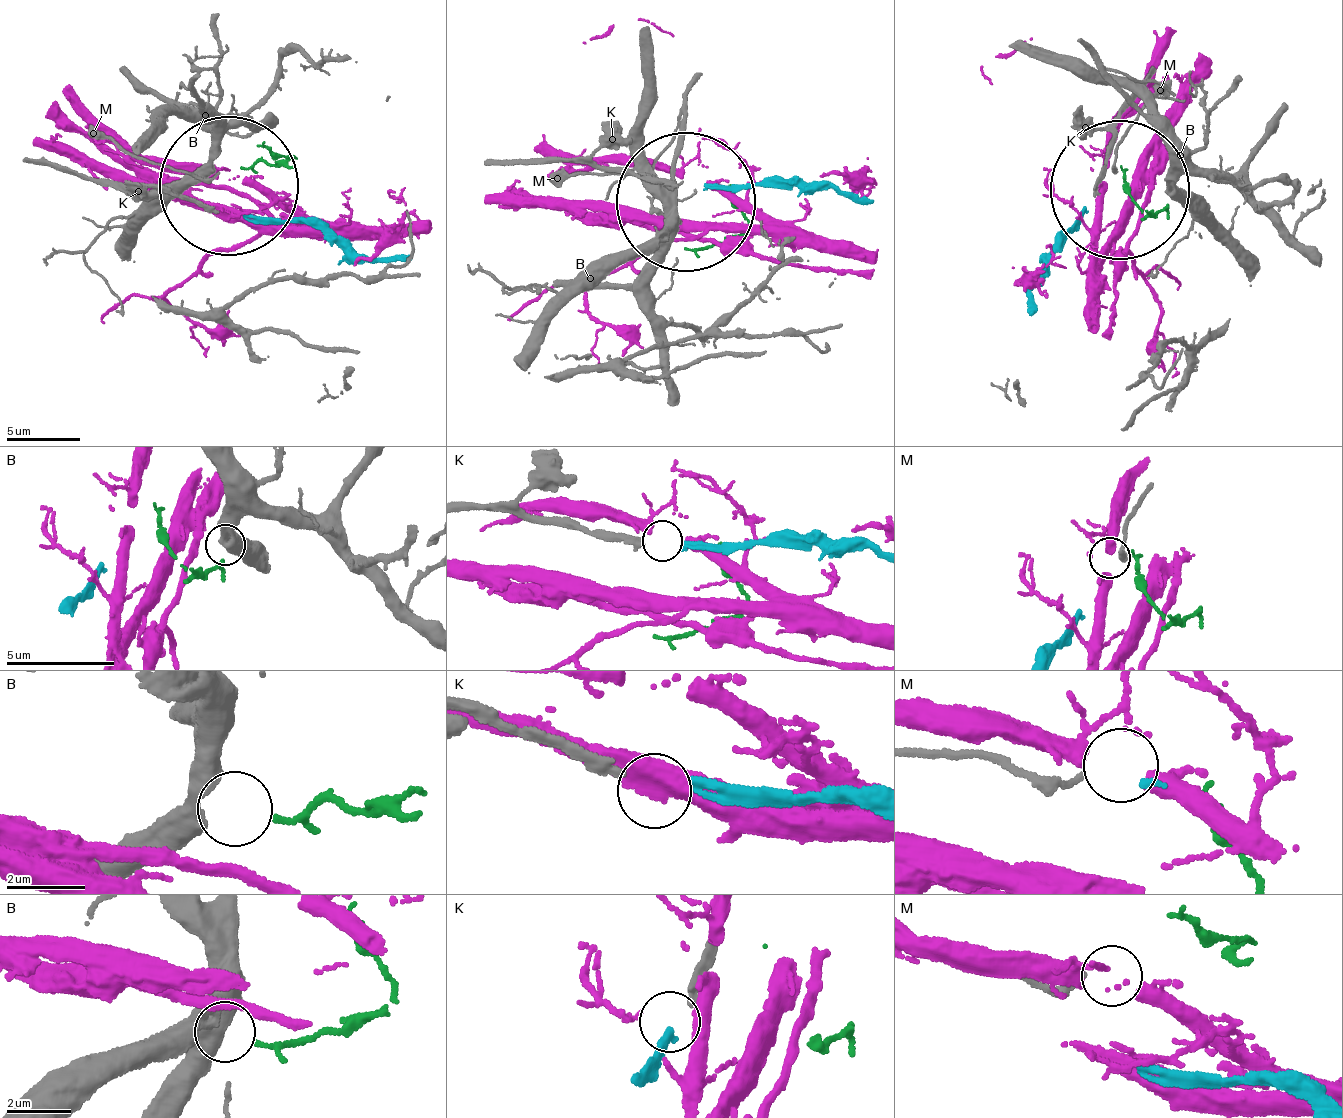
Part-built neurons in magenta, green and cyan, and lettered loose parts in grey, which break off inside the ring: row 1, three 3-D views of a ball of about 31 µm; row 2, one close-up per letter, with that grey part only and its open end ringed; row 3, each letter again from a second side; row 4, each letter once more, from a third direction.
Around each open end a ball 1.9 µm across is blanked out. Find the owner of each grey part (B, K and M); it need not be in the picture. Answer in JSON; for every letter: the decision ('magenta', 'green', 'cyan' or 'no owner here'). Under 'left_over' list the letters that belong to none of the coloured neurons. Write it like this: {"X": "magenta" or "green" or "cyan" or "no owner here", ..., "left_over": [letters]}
{"B": "green", "K": "cyan", "M": "no owner here", "left_over": ["M"]}

